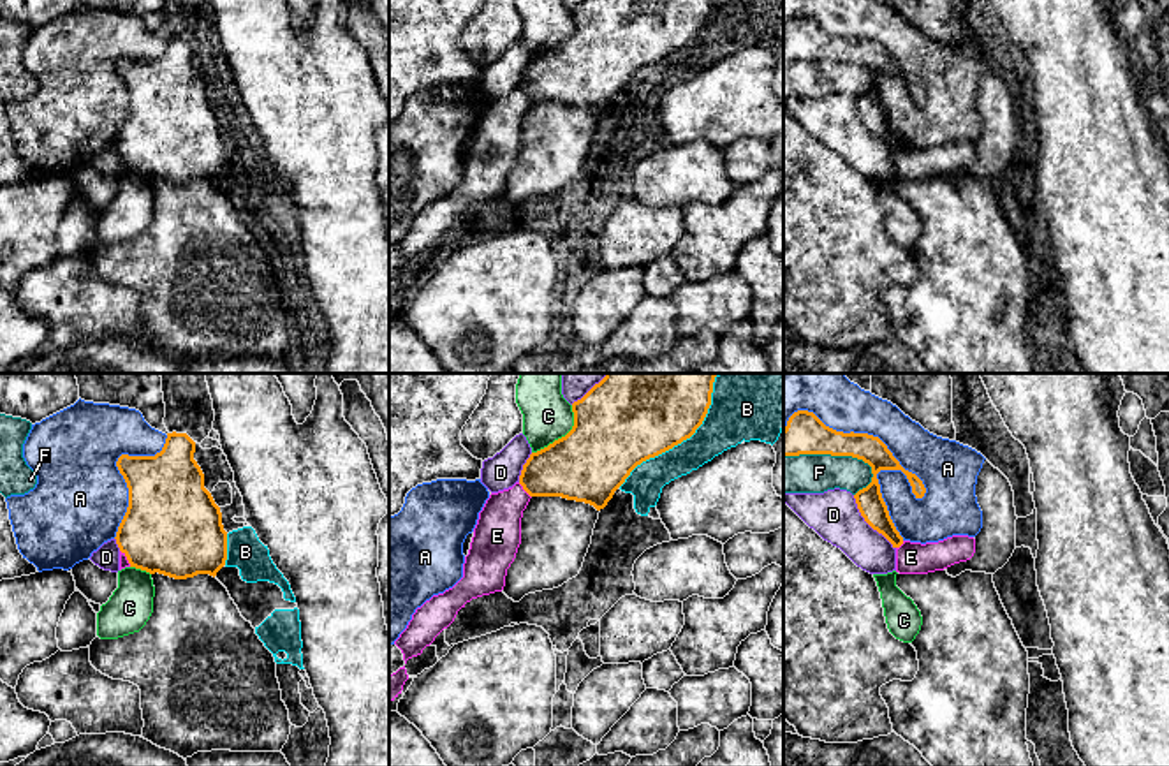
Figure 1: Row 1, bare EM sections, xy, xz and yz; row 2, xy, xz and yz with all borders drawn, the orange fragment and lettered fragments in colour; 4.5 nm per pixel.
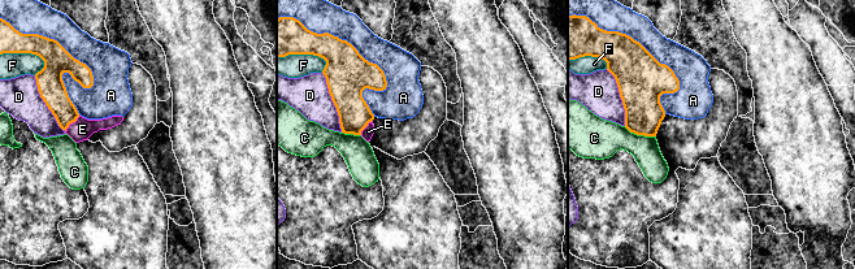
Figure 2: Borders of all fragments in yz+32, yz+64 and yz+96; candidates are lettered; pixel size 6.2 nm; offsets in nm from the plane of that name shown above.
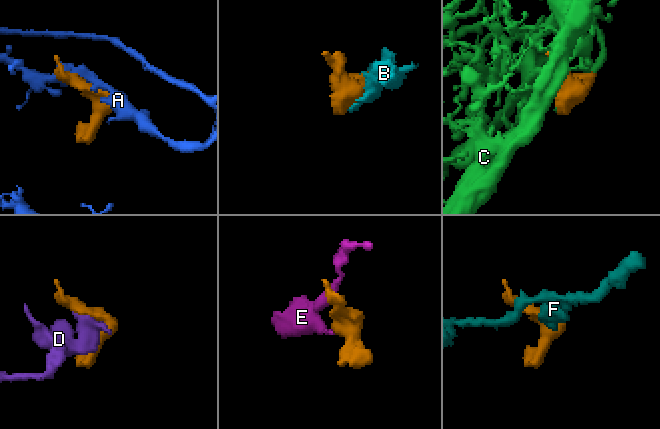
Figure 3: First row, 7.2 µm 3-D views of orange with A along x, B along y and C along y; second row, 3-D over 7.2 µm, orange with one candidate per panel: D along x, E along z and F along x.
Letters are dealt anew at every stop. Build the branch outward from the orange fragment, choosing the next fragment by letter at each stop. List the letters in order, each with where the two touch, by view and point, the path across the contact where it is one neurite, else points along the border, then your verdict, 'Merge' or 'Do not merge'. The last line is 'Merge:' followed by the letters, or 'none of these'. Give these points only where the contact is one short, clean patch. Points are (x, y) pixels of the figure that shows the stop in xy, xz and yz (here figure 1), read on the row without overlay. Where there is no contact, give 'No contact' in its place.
A: Touches orange at yz (891, 58). Do not merge
B: Touches orange at xz (673, 51). Do not merge
C: Touches orange at xz (562, 43). Do not merge
D: Touches orange at yz (868, 129). Do not merge
E: Touches orange at xz (523, 94). Boundary: xz (518, 88), (530, 103). Do not merge
F: Touches orange at yz (831, 60). Do not merge
Merge: none of these

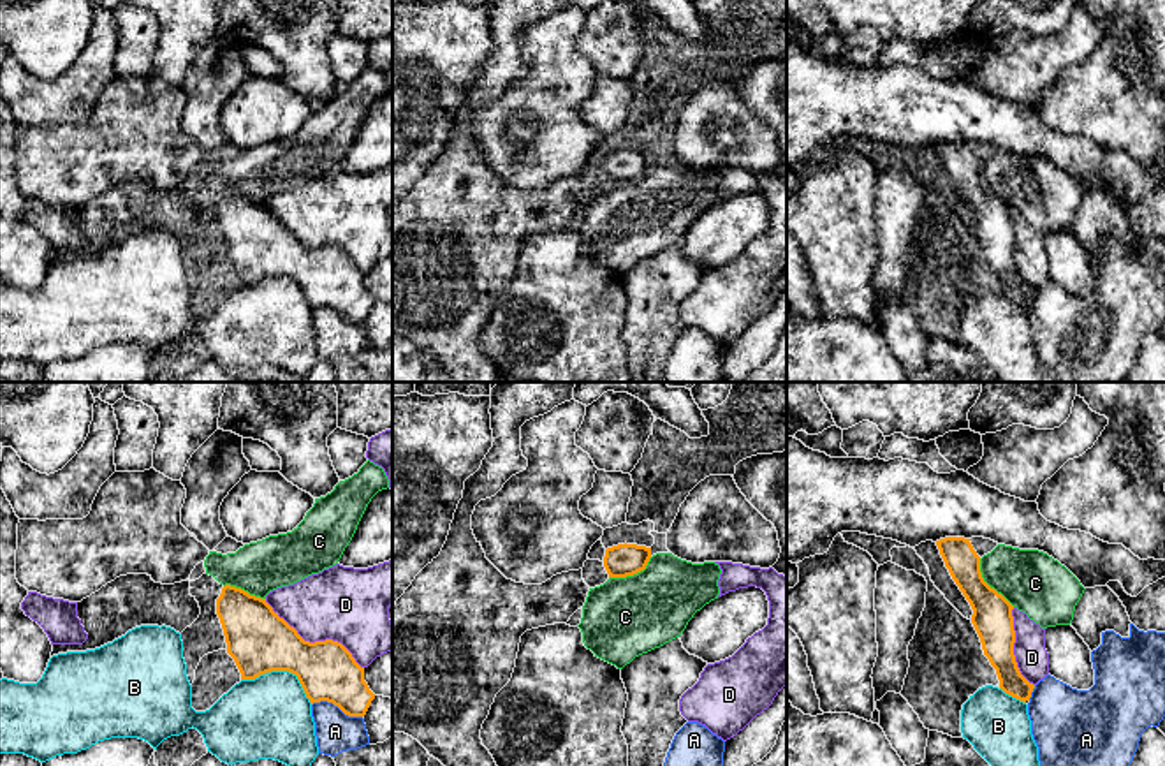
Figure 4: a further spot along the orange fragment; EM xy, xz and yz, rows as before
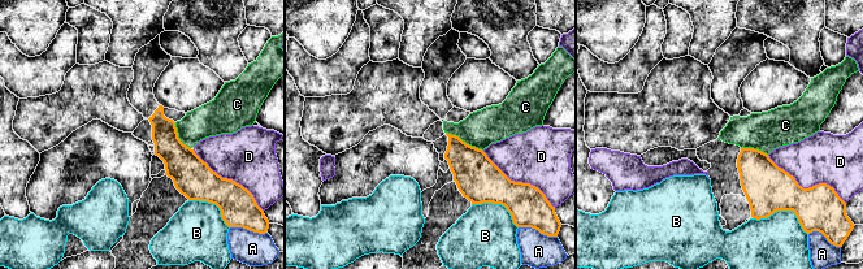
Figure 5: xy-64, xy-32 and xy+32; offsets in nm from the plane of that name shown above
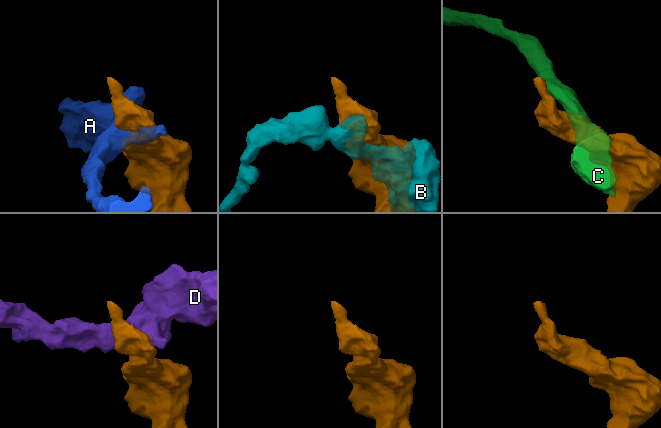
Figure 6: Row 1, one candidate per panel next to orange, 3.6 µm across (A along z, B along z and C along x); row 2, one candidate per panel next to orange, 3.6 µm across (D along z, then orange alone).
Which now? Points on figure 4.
A: Touches orange at xy (337, 310). Do not merge
B: Touches orange at xy (282, 275). Do not merge
C: Touches orange at yz (988, 191). Boundary: yz (979, 164), (982, 184), (1014, 212). Do not merge
D: Touches orange at xy (315, 247). Do not merge
Merge: none of these

